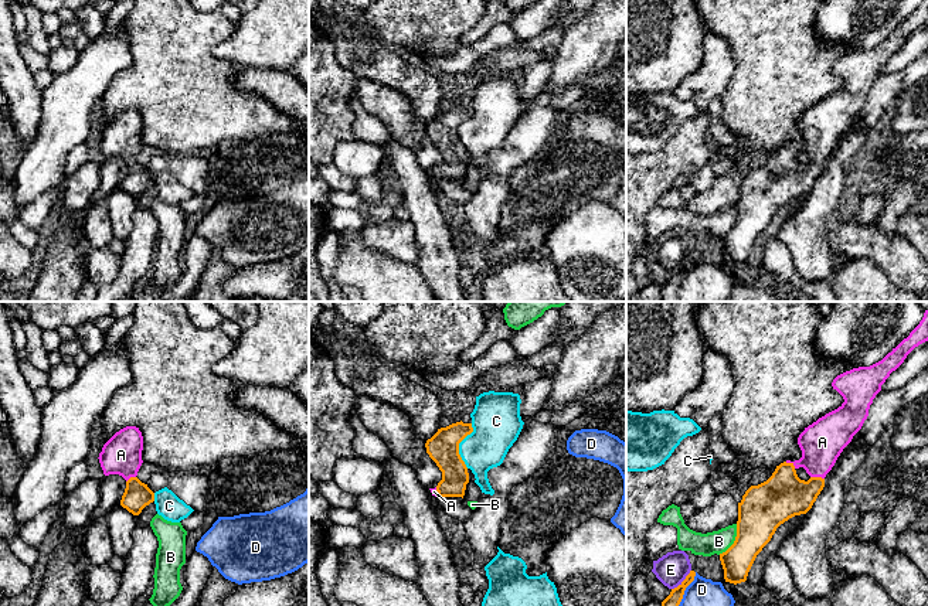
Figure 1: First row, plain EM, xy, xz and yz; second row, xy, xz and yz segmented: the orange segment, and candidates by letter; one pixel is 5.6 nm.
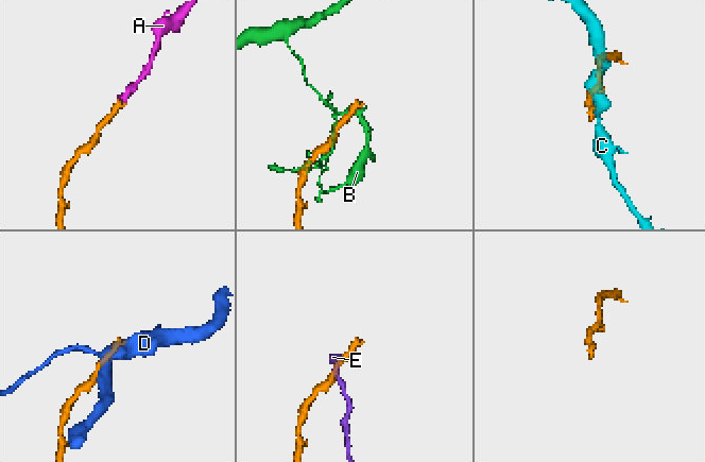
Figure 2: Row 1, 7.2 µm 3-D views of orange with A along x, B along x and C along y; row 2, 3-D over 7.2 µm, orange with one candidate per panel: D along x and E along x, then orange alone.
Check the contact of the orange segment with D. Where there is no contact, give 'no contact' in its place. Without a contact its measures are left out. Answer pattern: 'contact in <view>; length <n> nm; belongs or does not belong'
contact in yz; length 220 nm; does not belong

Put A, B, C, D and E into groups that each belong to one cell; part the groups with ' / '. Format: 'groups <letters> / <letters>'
groups A / B / C / D / E

